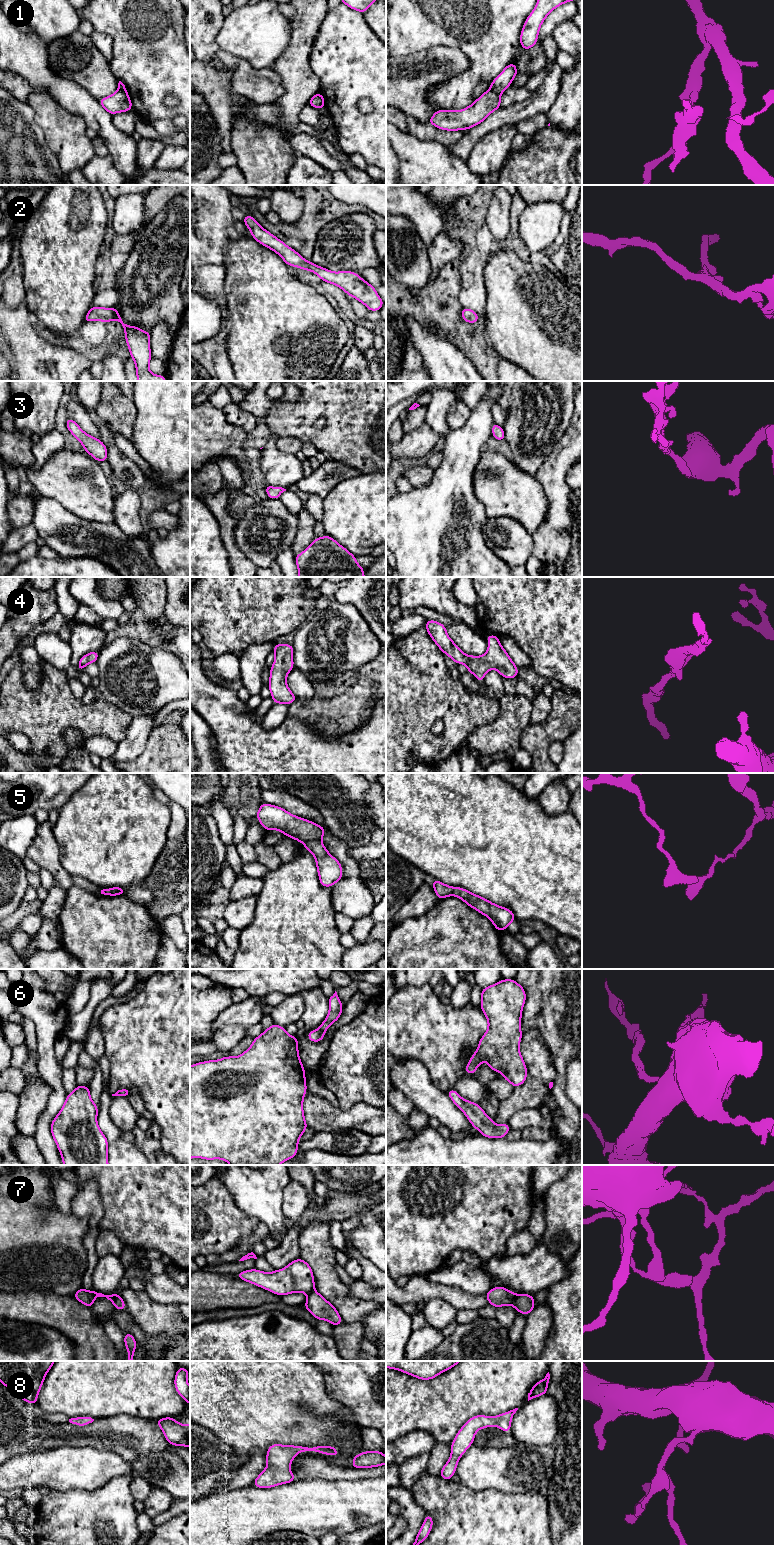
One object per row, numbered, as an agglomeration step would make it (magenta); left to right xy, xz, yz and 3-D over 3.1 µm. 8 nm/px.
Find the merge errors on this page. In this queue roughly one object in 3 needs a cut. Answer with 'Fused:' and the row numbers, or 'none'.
Fused: 1, 7

